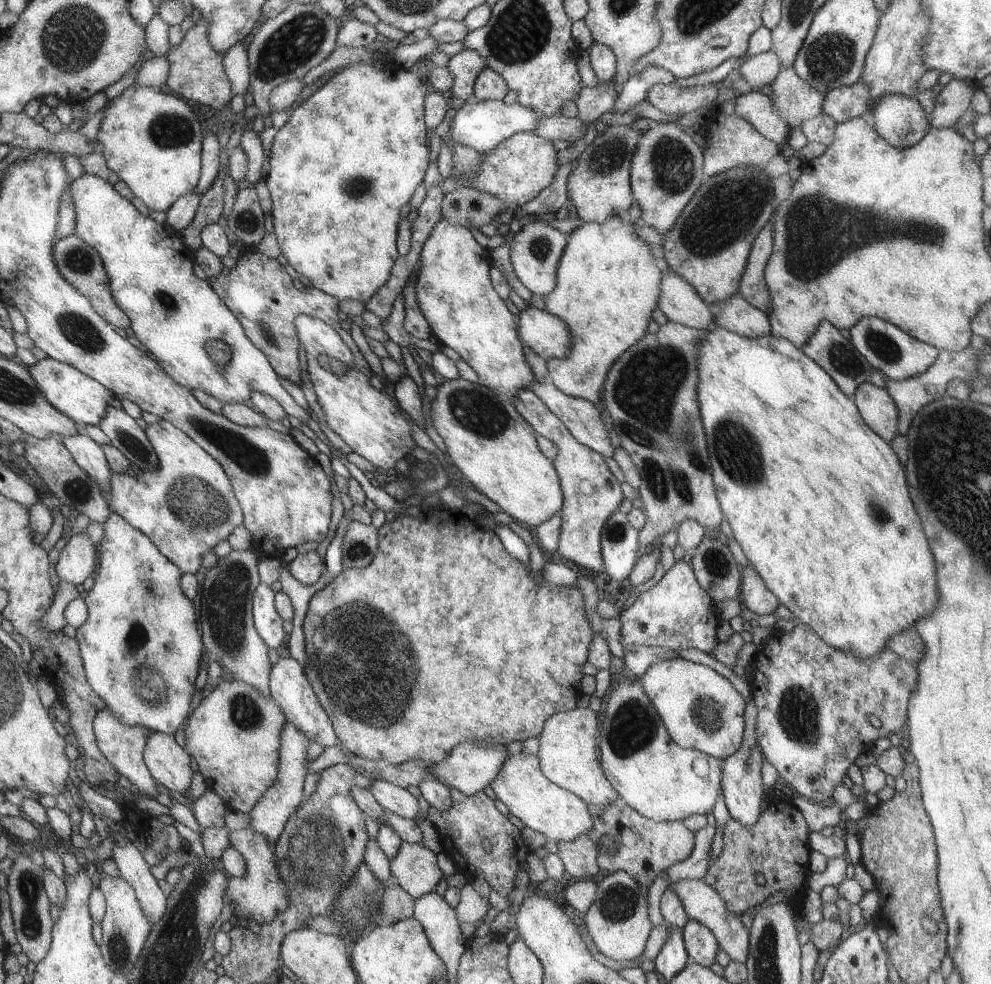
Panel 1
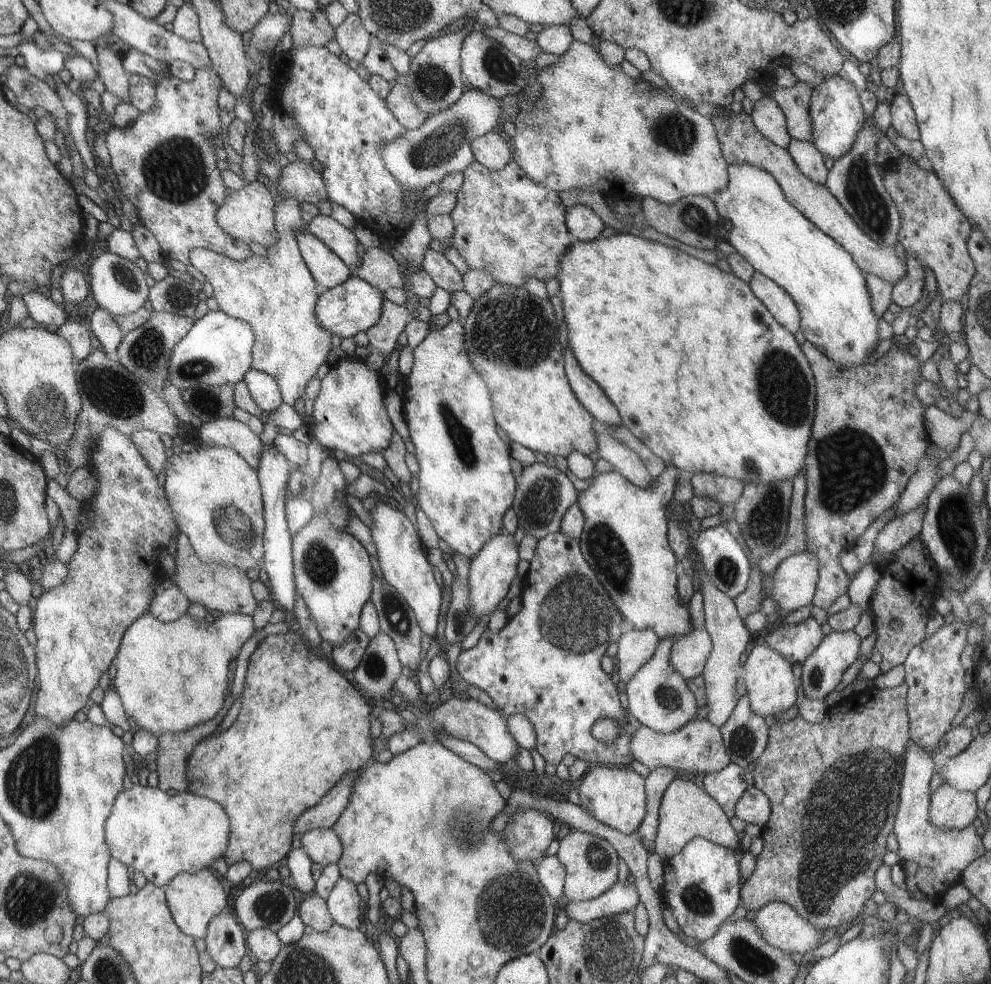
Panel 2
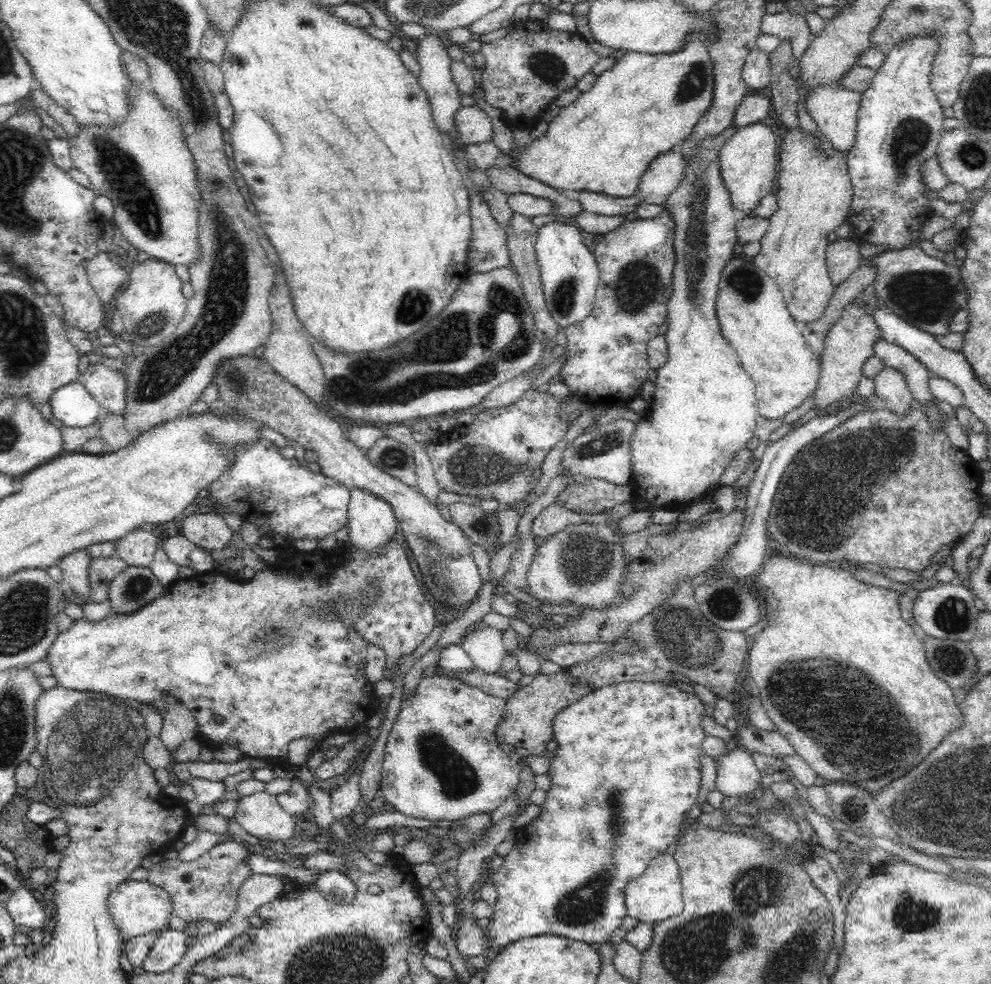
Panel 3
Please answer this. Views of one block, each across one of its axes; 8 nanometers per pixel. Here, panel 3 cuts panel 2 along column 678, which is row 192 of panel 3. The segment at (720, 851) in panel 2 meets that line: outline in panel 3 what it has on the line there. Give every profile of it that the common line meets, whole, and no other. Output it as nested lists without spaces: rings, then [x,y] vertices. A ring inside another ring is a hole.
[[[938,29],[920,32],[906,40],[896,42],[886,52],[882,66],[866,92],[862,93],[857,110],[856,146],[848,153],[847,171],[854,186],[854,197],[846,221],[852,226],[852,238],[857,244],[883,244],[885,252],[904,250],[918,246],[920,228],[928,222],[931,212],[928,198],[924,197],[926,183],[922,181],[920,164],[935,156],[944,129],[944,113],[935,93],[931,90],[931,69],[939,53],[941,36]]]

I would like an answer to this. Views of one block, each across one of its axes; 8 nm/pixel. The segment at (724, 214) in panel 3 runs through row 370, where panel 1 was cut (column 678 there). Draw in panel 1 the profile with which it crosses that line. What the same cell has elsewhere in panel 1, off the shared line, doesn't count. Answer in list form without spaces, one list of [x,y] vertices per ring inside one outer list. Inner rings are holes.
[[[676,657],[650,665],[640,680],[643,689],[659,712],[660,718],[665,722],[671,739],[676,741],[681,748],[694,749],[719,759],[725,759],[742,746],[746,734],[744,706],[747,704],[744,704],[744,696],[739,689],[713,667]]]

